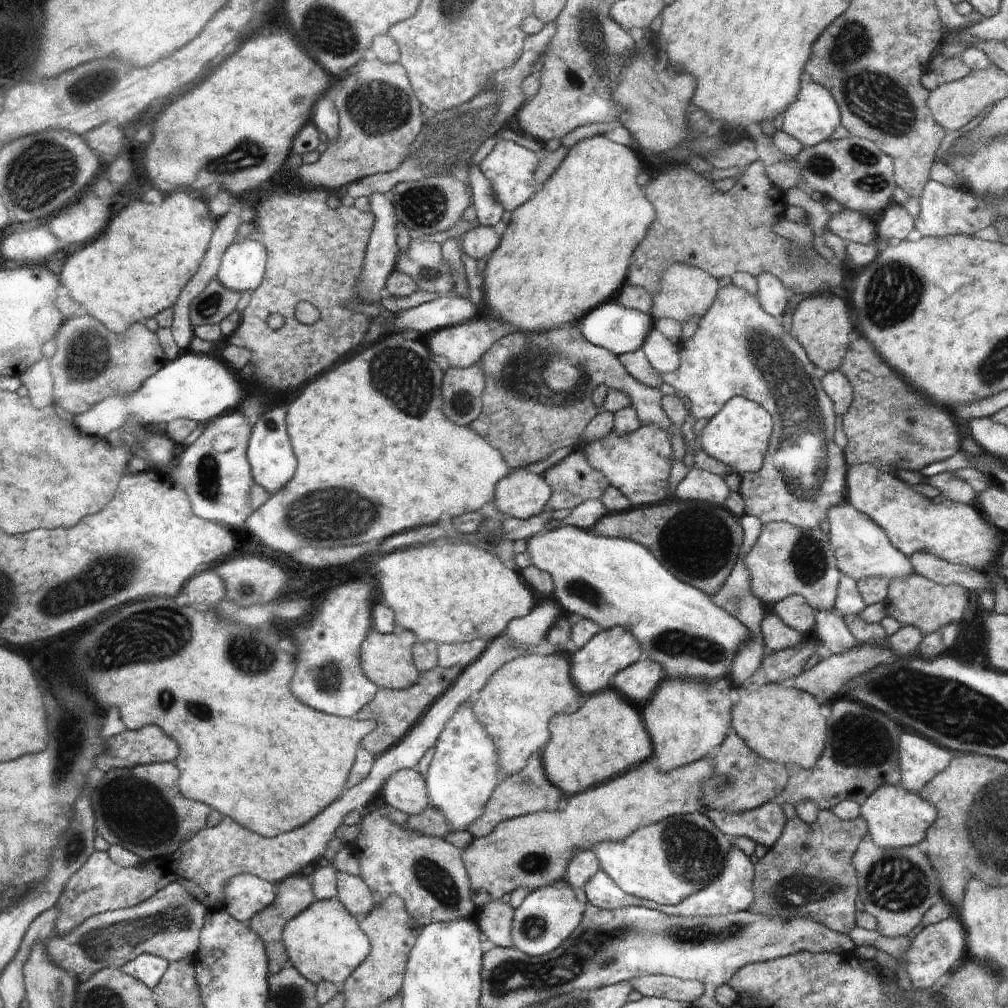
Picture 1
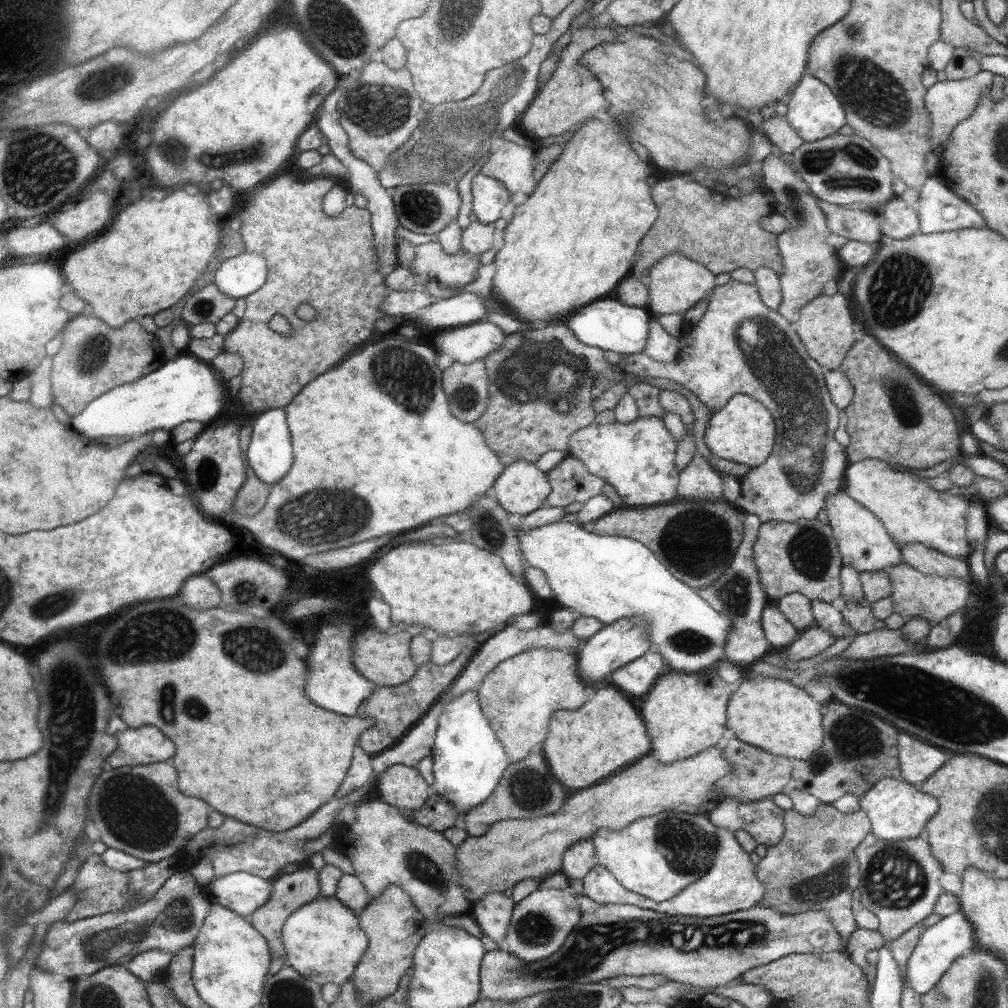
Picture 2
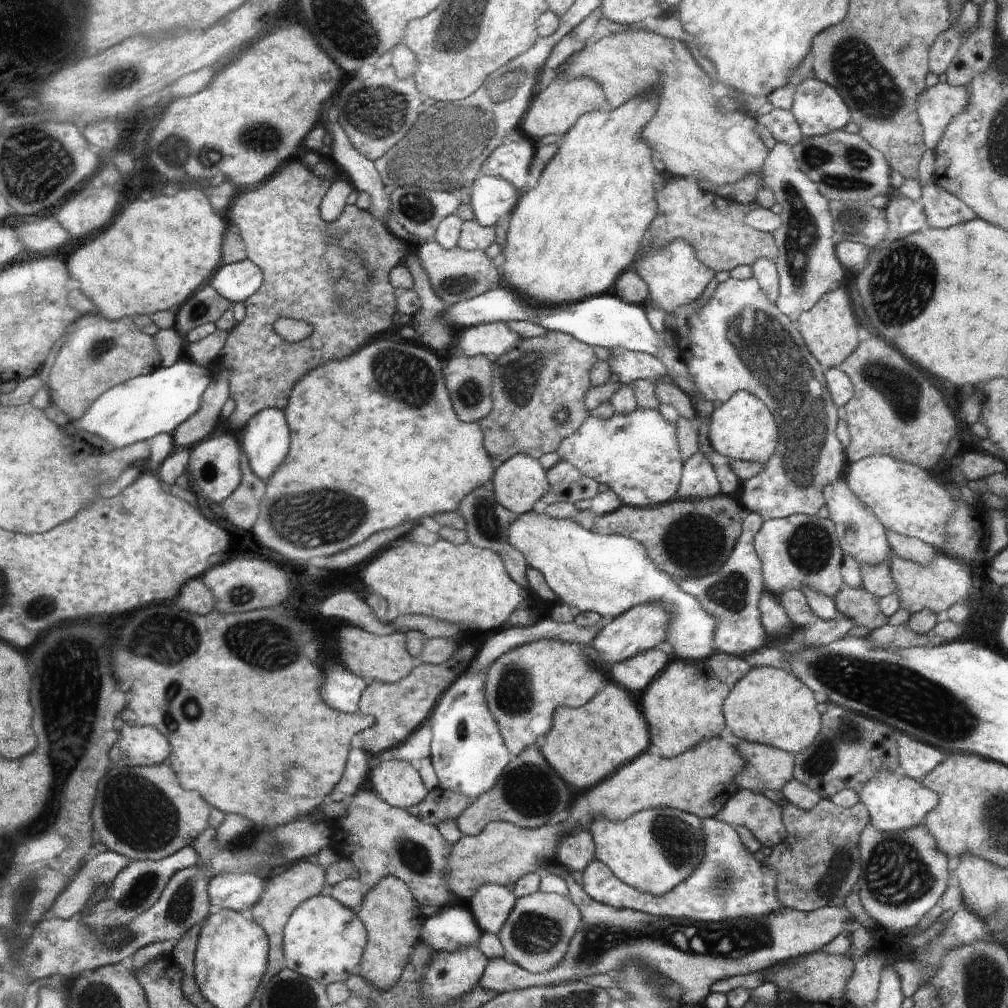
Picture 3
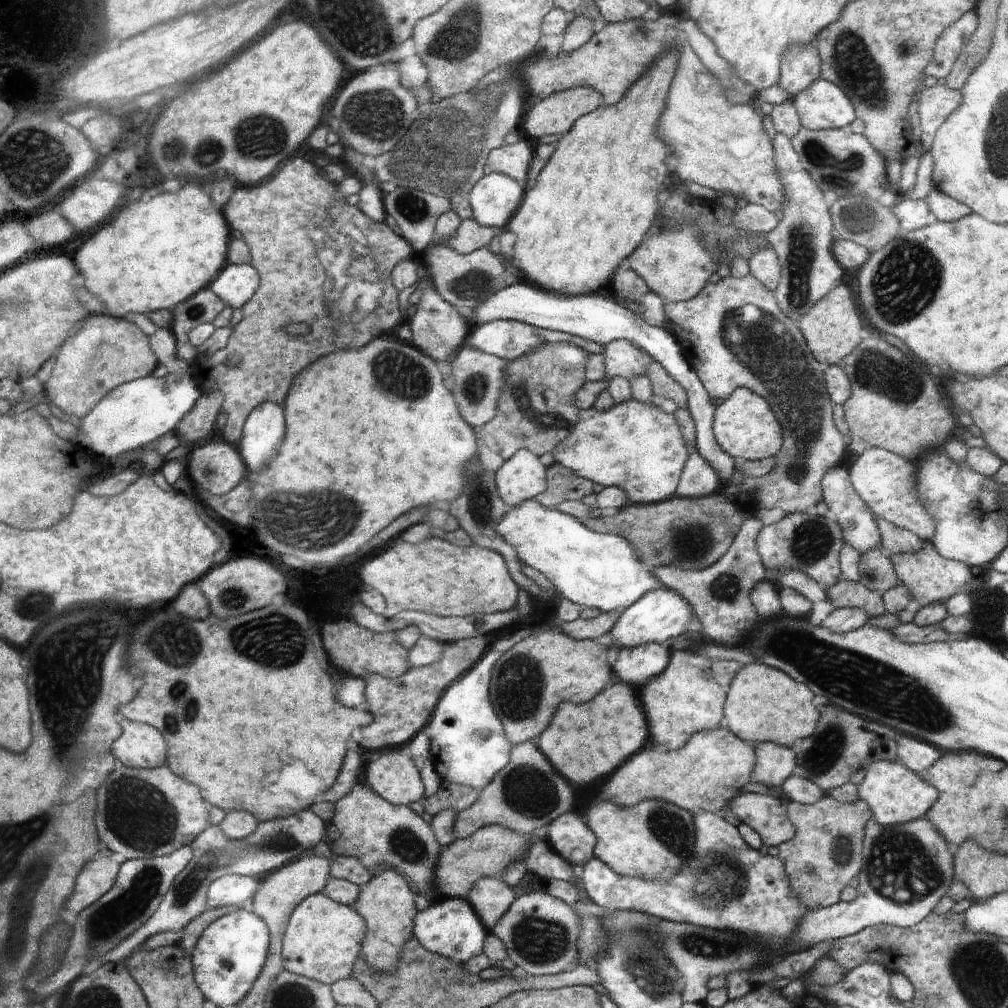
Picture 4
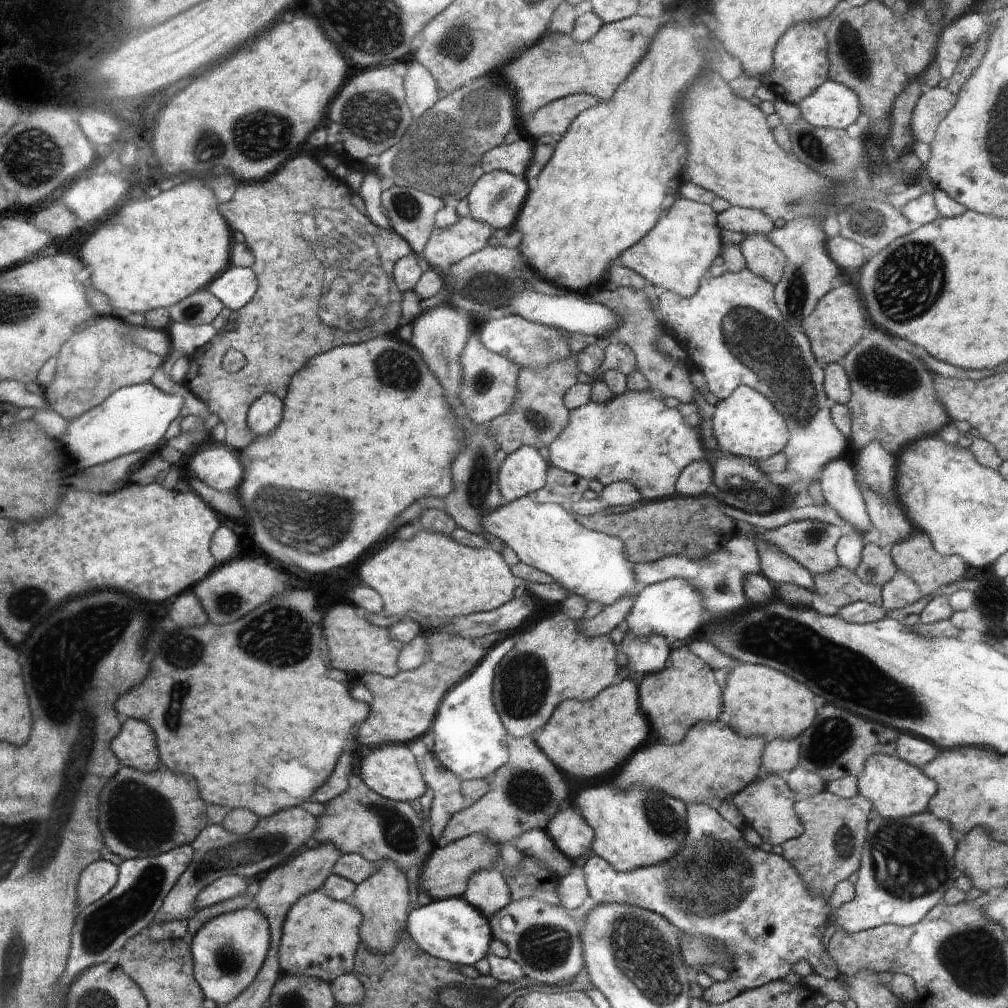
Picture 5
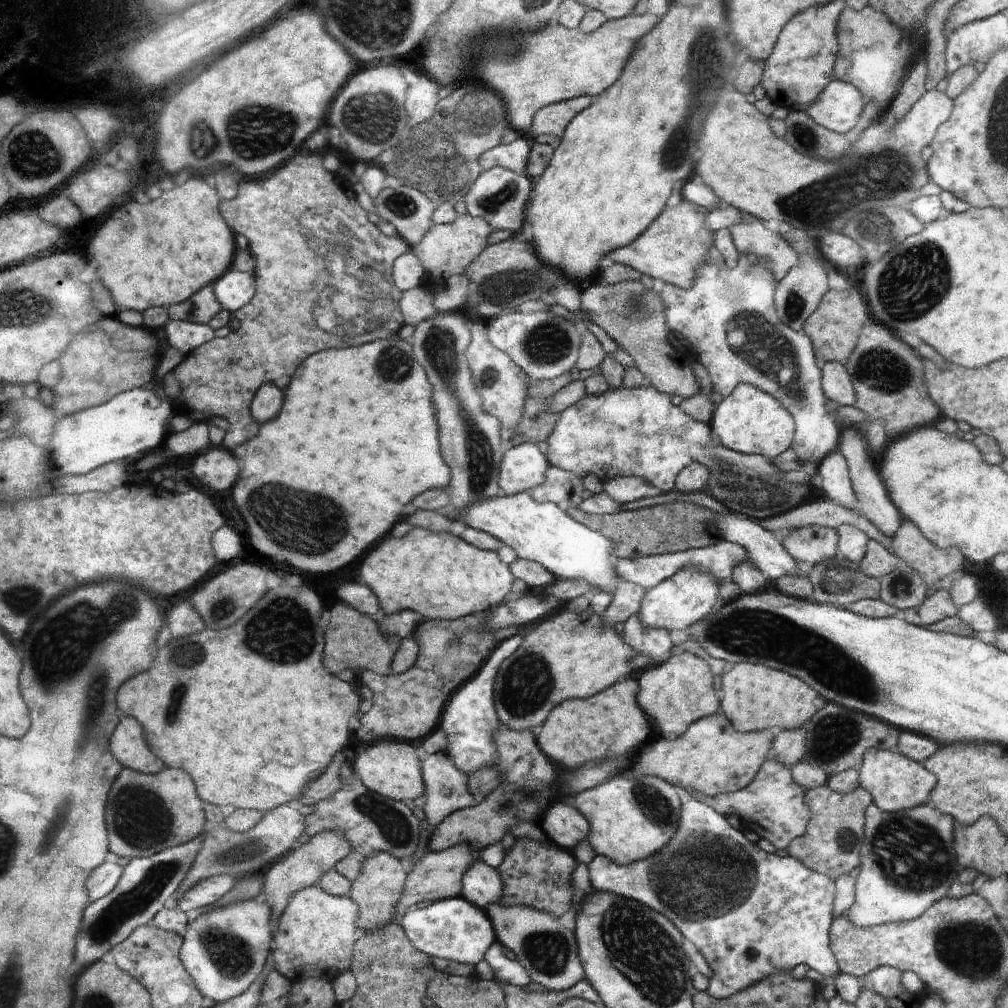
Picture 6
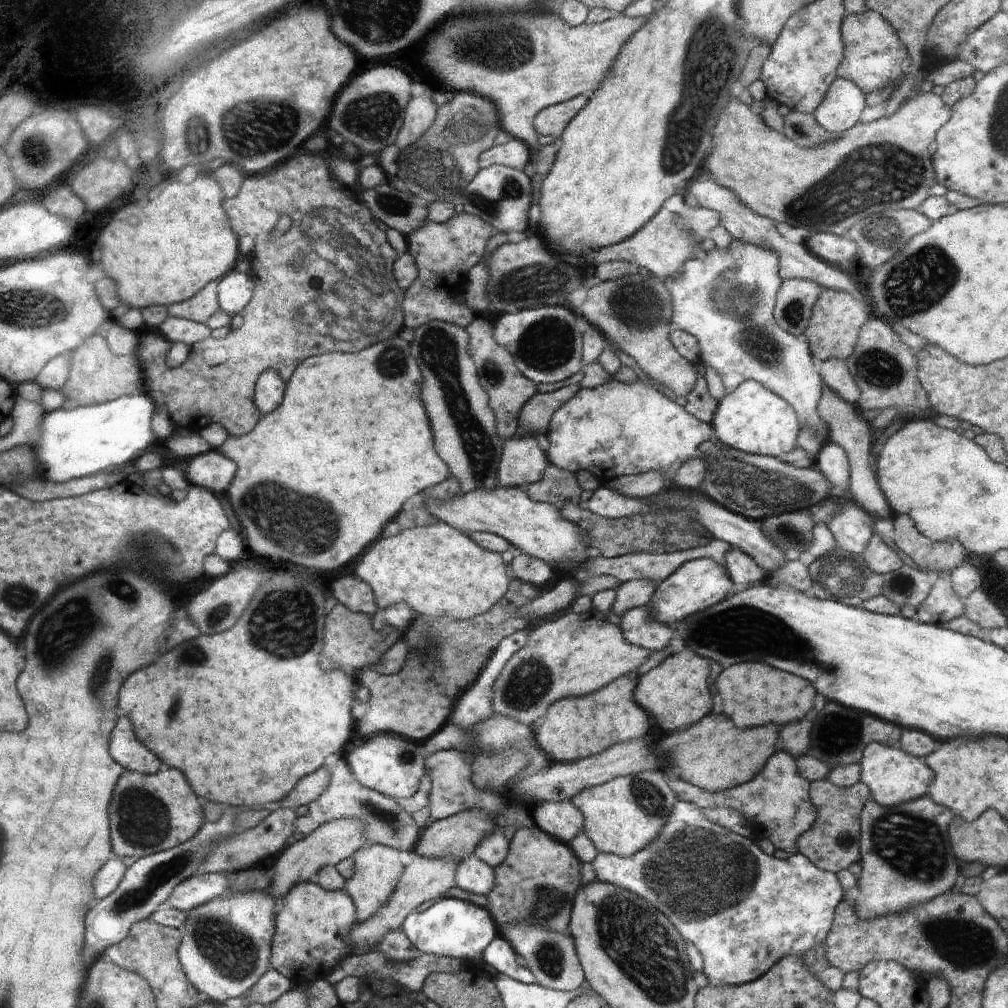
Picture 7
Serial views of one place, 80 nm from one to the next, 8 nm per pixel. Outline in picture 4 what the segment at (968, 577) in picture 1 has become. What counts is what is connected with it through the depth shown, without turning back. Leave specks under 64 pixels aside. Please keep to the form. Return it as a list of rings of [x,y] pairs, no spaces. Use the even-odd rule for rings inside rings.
[[[882,517],[876,518],[880,529],[879,546],[887,554],[911,553],[920,550],[922,540],[914,533],[893,525]]]

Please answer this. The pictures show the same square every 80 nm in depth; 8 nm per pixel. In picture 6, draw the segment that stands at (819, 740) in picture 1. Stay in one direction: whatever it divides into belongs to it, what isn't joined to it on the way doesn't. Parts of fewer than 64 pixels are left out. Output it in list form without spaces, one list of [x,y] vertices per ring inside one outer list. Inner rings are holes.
[[[734,664],[728,672],[722,674],[722,700],[720,706],[728,720],[736,724],[740,732],[763,731],[774,728],[798,728],[804,720],[808,720],[816,708],[816,691],[812,690],[800,678],[794,678],[786,672],[780,672],[760,664]]]

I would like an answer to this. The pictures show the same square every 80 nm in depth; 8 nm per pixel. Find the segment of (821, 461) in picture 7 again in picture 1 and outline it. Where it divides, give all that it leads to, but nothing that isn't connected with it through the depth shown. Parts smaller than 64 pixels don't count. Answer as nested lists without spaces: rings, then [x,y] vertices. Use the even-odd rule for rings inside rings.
[[[848,500],[840,501],[828,510],[828,524],[830,524],[829,539],[835,552],[837,567],[842,575],[848,575],[855,581],[864,577],[886,577],[888,580],[905,577],[914,573],[913,564],[907,560],[897,548],[892,546],[886,531],[882,530],[867,514],[860,512]]]

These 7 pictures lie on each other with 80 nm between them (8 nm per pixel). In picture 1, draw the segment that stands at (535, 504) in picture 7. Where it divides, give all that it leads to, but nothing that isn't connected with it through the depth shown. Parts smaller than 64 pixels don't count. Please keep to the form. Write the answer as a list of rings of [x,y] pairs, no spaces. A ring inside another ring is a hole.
[[[563,523],[558,528],[528,537],[523,546],[530,554],[531,564],[551,574],[553,598],[562,605],[564,612],[593,620],[603,630],[626,629],[642,645],[643,658],[664,667],[670,679],[722,678],[732,672],[735,656],[751,639],[748,629],[738,618],[720,608],[707,593],[681,581],[651,549],[636,541],[598,536],[576,525]]]

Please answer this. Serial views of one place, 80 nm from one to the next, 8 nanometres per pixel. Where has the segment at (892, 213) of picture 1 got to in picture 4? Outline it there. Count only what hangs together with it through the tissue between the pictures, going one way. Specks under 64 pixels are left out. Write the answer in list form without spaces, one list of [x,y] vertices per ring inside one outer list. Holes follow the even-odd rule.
[[[906,196],[891,210],[899,218],[904,230],[908,230],[908,232],[928,226],[937,220],[935,214],[929,209],[926,198],[913,199]]]

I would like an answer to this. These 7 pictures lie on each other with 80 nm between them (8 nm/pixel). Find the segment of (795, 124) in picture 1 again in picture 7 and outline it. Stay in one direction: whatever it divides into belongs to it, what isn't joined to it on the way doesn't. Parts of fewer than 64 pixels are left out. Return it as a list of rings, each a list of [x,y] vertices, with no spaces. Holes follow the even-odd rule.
[[[837,79],[830,84],[813,116],[827,132],[842,136],[858,124],[864,108],[863,90],[852,80]]]

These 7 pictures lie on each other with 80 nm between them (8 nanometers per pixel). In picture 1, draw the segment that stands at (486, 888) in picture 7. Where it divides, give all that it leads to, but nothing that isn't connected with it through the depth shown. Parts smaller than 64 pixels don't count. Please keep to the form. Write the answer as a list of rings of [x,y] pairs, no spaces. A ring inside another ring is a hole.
[[[496,899],[481,908],[476,919],[485,938],[492,940],[496,947],[512,947],[513,916],[514,909],[510,903]]]

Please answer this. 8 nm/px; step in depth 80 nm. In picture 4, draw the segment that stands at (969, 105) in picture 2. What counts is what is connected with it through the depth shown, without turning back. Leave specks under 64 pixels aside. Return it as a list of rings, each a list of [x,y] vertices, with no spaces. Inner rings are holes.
[[[937,84],[921,90],[914,110],[924,149],[928,150],[931,147],[939,128],[962,102],[963,93],[949,89],[947,85]]]

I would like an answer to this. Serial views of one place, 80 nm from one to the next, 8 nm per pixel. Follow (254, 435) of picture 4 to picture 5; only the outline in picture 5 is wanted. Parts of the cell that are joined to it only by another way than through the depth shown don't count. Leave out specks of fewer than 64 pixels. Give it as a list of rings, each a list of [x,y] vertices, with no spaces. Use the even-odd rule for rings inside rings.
[[[266,393],[247,412],[247,426],[255,432],[256,439],[266,438],[266,434],[270,434],[272,428],[280,424],[282,414],[282,399],[275,394]]]

